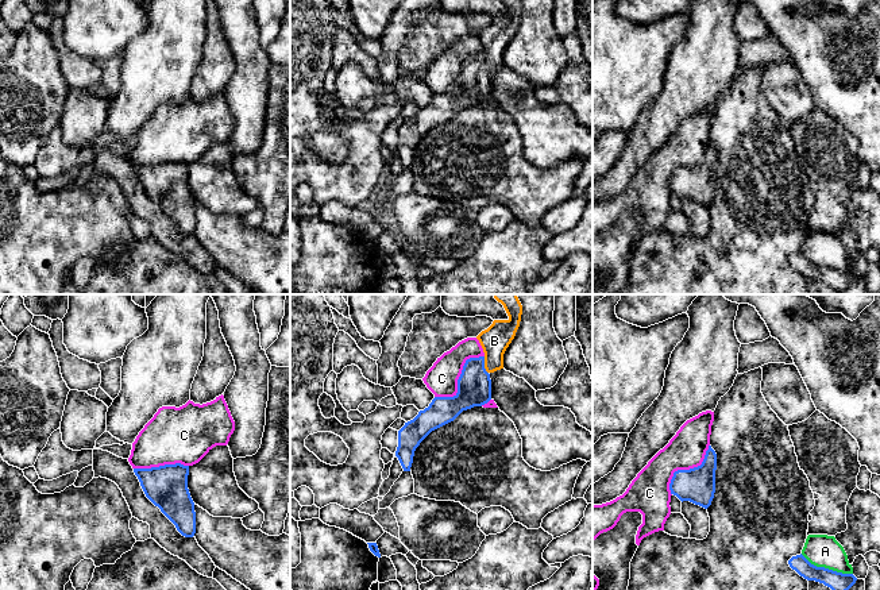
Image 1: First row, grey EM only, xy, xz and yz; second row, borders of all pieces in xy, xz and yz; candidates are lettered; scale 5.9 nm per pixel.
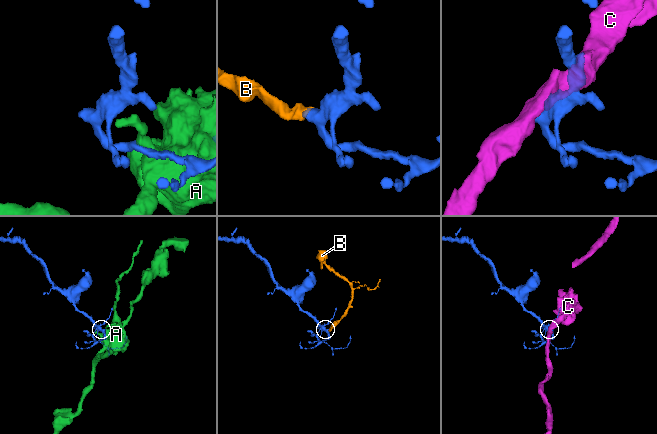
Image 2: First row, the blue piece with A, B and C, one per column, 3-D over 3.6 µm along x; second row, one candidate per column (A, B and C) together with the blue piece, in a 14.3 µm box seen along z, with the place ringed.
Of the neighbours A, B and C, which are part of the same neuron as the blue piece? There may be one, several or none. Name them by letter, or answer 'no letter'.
B

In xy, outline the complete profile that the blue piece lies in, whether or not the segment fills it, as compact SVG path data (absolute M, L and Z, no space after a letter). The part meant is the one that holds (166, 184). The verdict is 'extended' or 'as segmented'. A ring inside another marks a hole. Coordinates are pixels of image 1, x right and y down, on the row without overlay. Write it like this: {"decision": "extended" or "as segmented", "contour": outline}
{"decision": "as segmented", "contour": "M181 161L134 166L146 194L185 235L196 231L194 200L188 186L189 163Z"}

